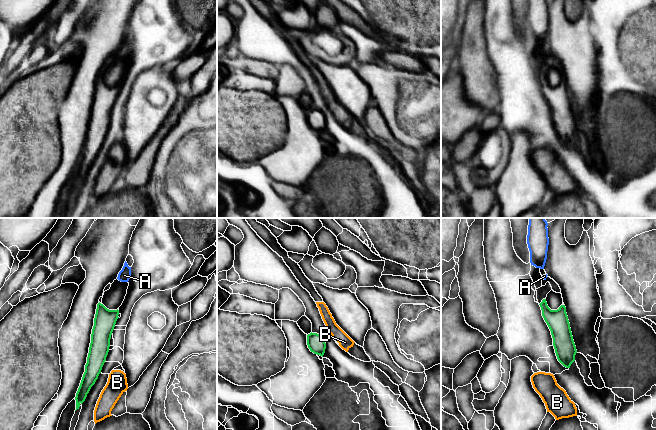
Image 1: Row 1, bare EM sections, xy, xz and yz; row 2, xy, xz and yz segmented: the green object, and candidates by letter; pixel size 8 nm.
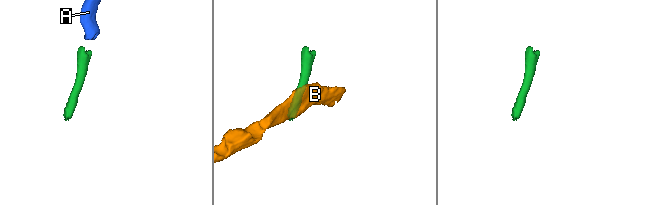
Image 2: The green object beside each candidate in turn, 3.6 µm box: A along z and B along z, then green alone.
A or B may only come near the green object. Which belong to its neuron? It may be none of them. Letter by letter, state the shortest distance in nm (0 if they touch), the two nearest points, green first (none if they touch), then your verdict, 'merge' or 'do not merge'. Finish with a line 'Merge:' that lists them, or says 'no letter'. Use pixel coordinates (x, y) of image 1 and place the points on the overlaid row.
A: 160 nm | yz (544, 299), (544, 279) | merge
B: 70 nm | xz (323, 338), (329, 332) | do not merge
Merge: A

